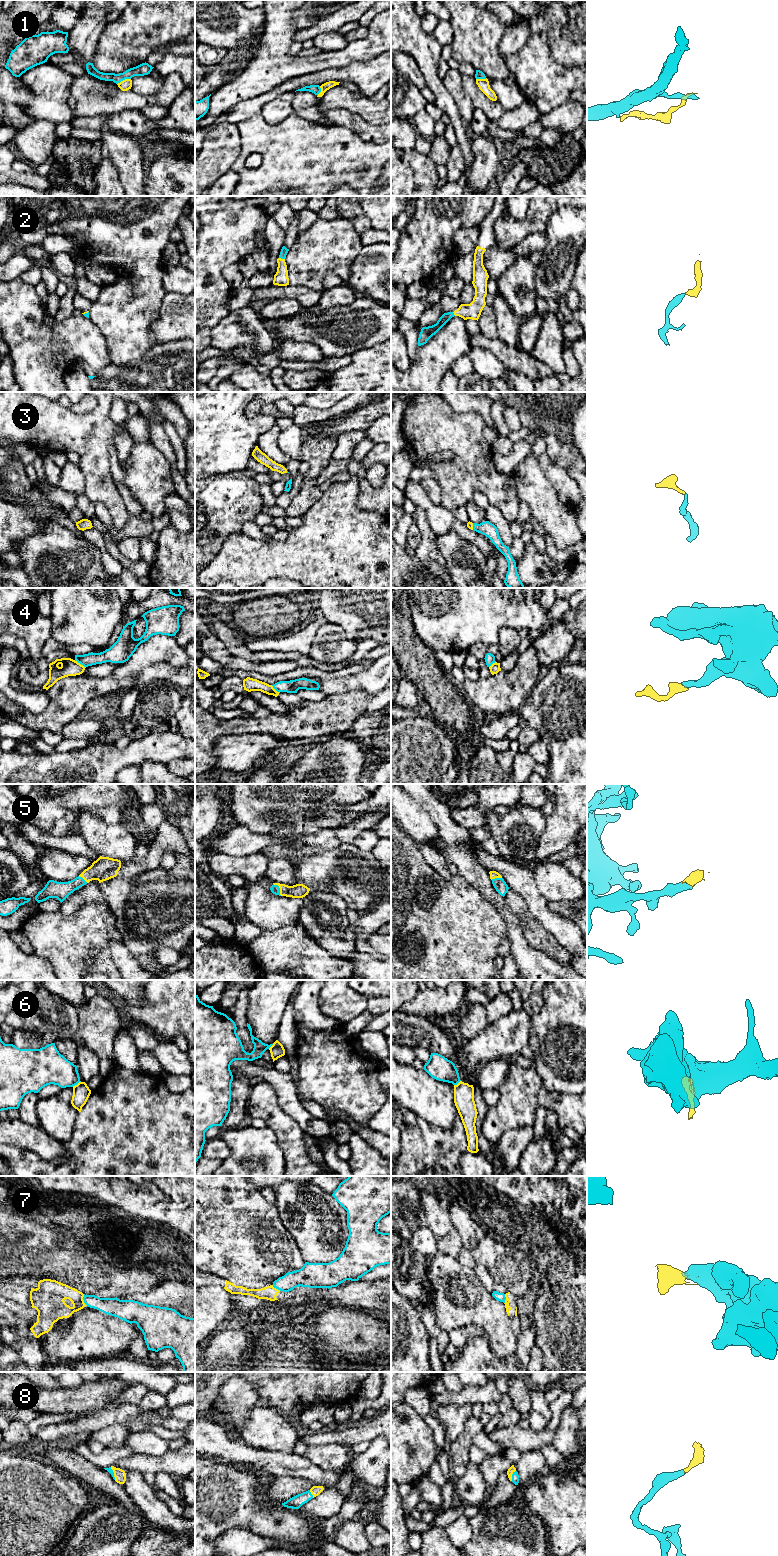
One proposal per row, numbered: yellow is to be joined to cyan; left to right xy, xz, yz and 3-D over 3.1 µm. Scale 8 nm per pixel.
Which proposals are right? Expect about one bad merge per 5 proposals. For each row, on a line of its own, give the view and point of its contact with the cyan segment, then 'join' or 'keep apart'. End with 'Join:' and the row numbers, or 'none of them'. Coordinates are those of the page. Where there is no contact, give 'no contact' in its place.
1: meets cyan in xy at (123, 79); keep apart
2: meets cyan in xz at (282, 258); join
3: meets cyan in yz at (473, 526); join
4: meets cyan in xy at (80, 663); keep apart
5: meets cyan in xz at (279, 888); join
6: meets cyan in xy at (76, 1084); keep apart
7: meets cyan in xy at (83, 1299); keep apart
8: meets cyan in yz at (512, 1475); join
Join: 2, 3, 5, 8

